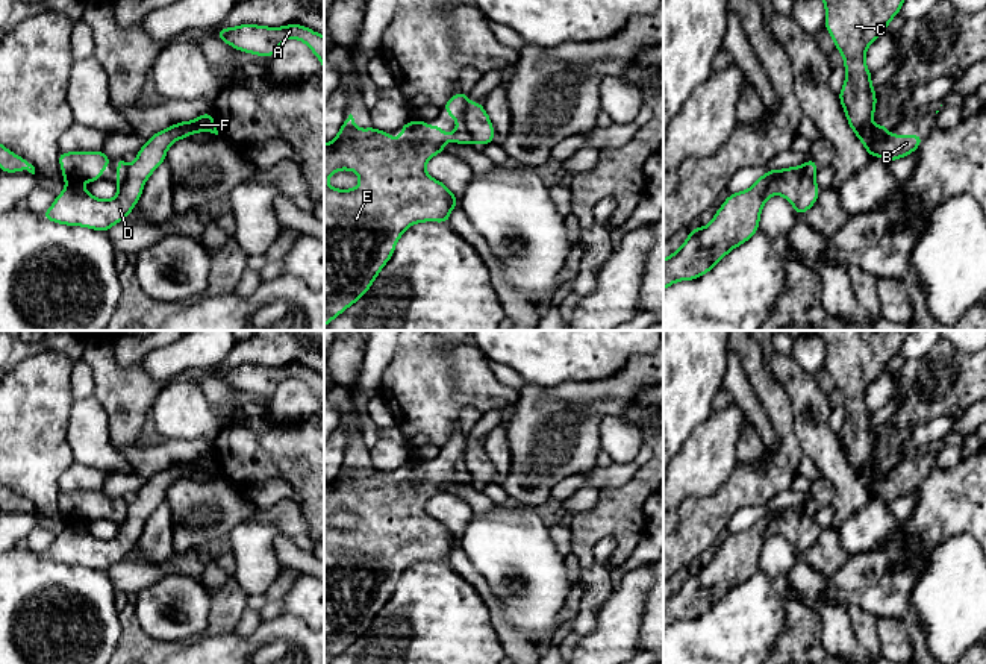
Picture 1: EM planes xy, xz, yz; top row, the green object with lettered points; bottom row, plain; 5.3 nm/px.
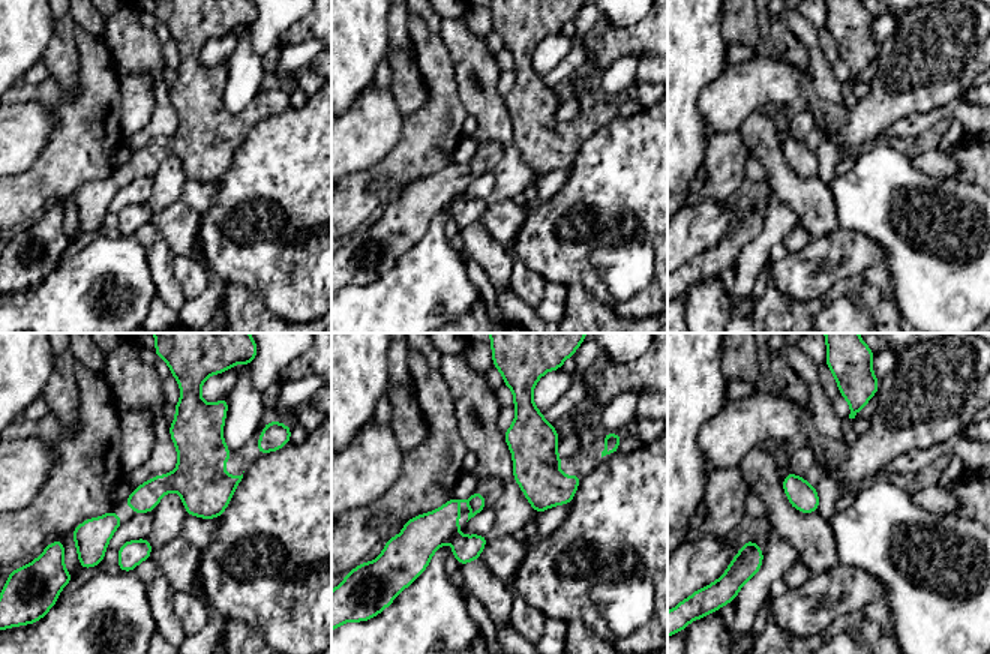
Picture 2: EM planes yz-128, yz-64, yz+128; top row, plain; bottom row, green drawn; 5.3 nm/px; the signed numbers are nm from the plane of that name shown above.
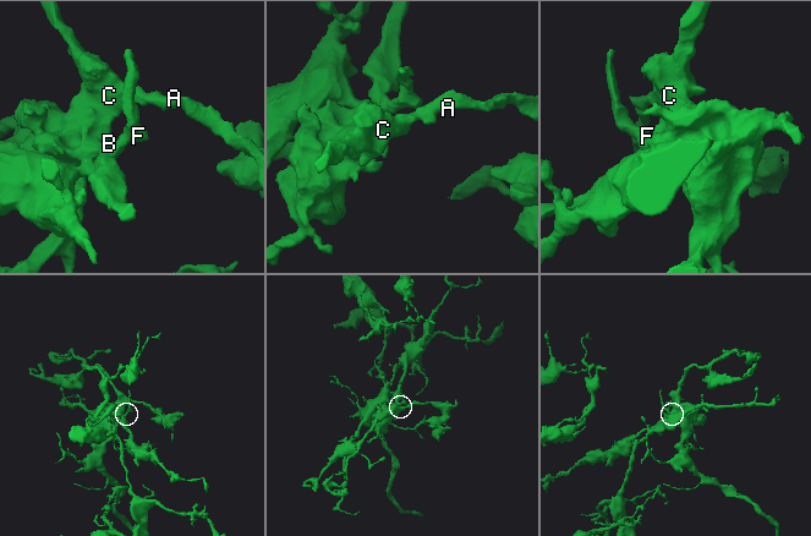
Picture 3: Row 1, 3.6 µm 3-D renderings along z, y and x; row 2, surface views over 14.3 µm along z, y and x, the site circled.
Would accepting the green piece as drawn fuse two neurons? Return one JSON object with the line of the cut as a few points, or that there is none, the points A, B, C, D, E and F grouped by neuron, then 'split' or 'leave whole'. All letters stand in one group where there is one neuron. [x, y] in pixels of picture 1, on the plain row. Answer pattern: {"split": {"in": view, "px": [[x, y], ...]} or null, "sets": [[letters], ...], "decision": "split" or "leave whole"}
{"split": {"in": "xz", "px": [[465, 444], [465, 467], [471, 481]]}, "sets": [["A", "B", "C", "E"], ["D", "F"]], "decision": "split"}

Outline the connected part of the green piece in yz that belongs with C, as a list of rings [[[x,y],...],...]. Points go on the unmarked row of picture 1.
[[[818,330],[825,344],[824,367],[844,396],[847,411],[839,440],[850,467],[863,482],[868,497],[880,496],[888,502],[916,491],[924,476],[891,475],[888,464],[872,465],[875,429],[865,393],[900,353],[910,330]]]

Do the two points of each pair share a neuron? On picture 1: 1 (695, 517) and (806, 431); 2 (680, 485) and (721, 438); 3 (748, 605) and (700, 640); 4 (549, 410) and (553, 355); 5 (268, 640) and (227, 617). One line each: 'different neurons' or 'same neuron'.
1: different neurons
2: same neuron
3: same neuron
4: different neurons
5: different neurons

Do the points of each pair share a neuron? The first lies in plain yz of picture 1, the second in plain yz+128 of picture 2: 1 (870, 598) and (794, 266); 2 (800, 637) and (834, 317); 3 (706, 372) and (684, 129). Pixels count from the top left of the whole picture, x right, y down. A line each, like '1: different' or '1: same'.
1: same
2: different
3: same

